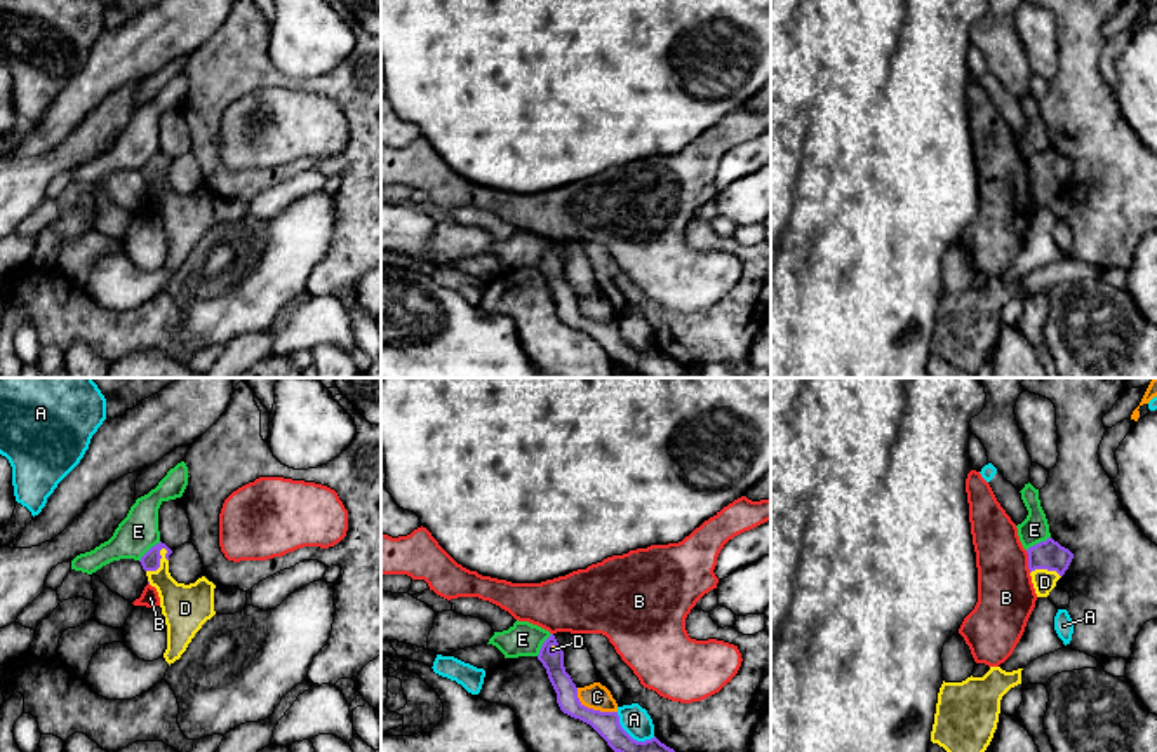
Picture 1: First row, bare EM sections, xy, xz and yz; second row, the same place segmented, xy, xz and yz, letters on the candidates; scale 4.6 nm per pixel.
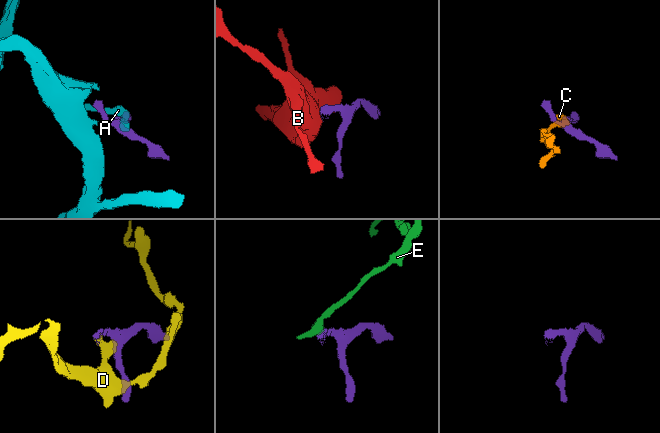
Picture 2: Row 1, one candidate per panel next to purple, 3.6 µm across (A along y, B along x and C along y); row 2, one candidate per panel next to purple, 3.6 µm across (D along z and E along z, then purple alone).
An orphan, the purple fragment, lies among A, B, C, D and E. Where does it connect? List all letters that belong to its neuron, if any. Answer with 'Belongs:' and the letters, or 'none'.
Belongs: D

